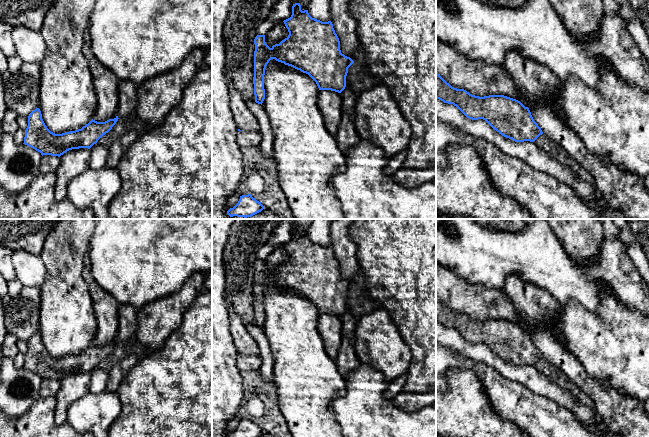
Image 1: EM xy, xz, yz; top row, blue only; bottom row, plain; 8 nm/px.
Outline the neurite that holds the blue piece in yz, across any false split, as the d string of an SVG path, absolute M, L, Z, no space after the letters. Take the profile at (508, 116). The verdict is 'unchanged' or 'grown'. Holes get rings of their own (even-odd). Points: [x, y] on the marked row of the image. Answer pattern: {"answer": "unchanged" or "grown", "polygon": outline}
{"answer": "unchanged", "polygon": "M437 71L436 98L453 104L469 119L485 120L499 134L515 142L534 142L543 134L529 108L520 101L504 95L472 95L452 87Z"}

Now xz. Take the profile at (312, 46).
{"answer": "unchanged", "polygon": "M300 3L293 4L291 17L283 22L289 35L279 44L275 44L270 48L265 42L265 35L257 35L254 39L253 84L255 102L262 105L265 99L264 75L266 66L271 59L308 74L316 82L319 90L331 90L341 93L346 87L348 68L354 61L341 53L340 41L332 22L322 22L312 18L308 10L301 10Z"}

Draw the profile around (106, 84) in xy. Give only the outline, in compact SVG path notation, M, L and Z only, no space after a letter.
M89 26L85 30L83 54L88 61L98 100L97 109L92 119L97 122L105 122L117 116L120 80L91 54L88 29Z

